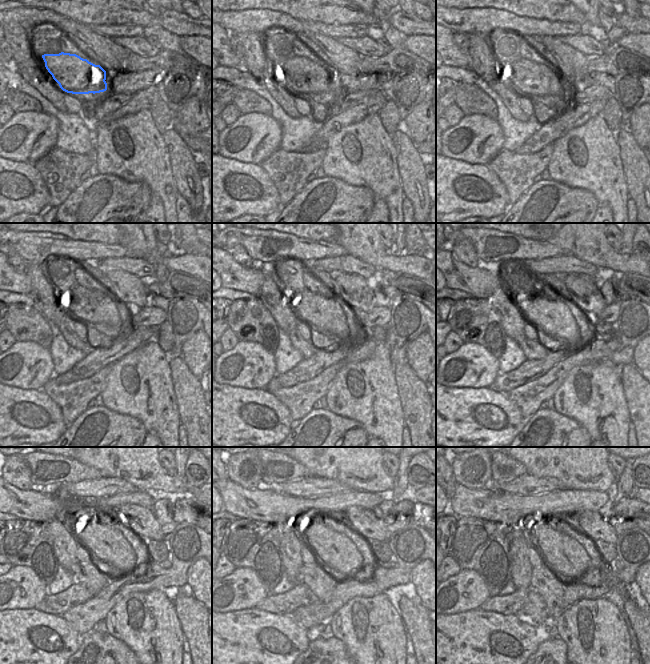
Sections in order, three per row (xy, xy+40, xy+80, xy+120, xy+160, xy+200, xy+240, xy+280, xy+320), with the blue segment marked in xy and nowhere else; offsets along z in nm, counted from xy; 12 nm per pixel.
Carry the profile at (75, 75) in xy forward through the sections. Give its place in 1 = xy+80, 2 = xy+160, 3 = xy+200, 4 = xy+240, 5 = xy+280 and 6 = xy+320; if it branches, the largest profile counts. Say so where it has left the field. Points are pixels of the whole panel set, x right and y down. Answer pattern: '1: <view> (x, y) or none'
1: xy+80 (529, 78)
2: xy+160 (319, 311)
3: xy+200 (551, 316)
4: xy+240 (106, 544)
5: xy+280 (335, 551)
6: xy+320 (565, 556)

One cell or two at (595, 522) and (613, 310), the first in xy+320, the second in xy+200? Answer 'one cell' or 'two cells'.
two cells

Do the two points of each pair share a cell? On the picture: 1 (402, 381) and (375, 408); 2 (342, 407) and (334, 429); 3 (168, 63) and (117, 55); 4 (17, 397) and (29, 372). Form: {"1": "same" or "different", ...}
{"1": "different", "2": "different", "3": "different", "4": "different"}

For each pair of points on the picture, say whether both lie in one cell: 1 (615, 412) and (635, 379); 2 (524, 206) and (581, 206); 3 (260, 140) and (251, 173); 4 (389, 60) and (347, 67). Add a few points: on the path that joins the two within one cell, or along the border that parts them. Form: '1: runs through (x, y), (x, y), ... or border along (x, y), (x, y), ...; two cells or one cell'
1: border along (619, 377), (630, 420); two cells
2: runs through (537, 191), (544, 184), (554, 184), (566, 195); one cell
3: border along (231, 157), (259, 165); two cells
4: border along (360, 55), (357, 66), (358, 73); two cells

